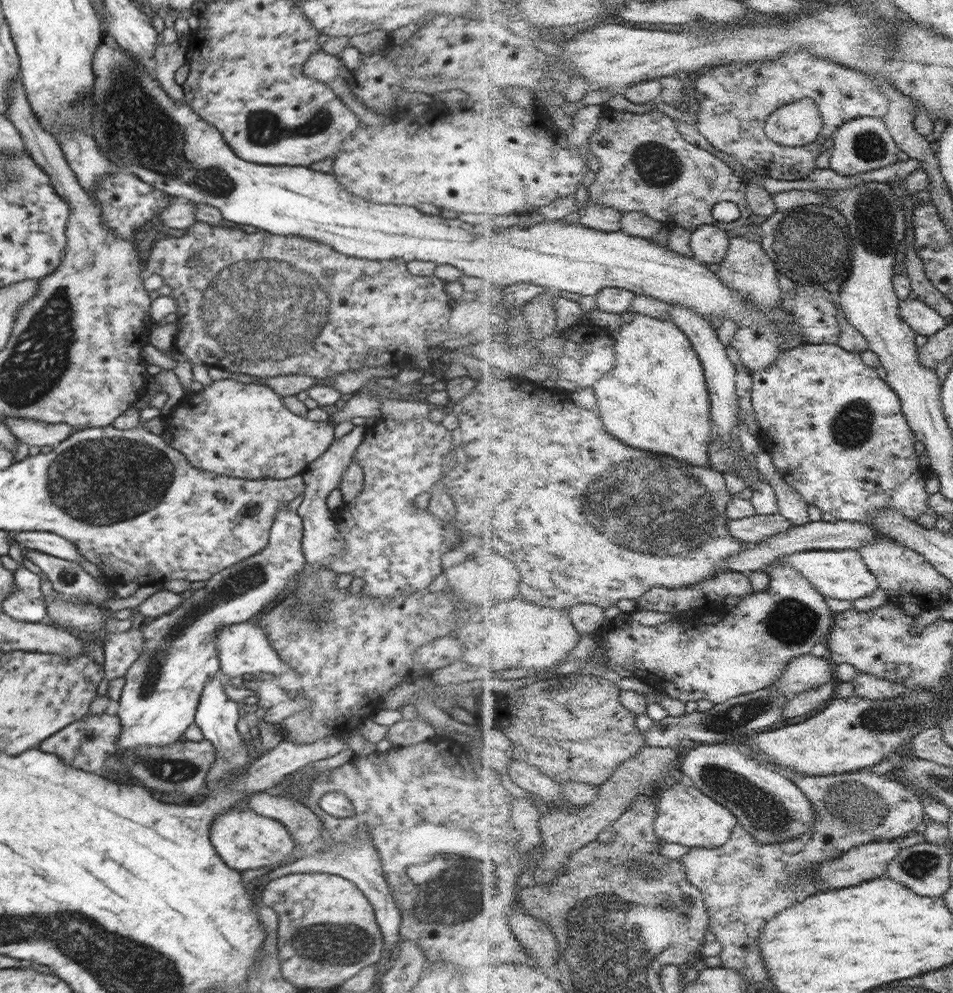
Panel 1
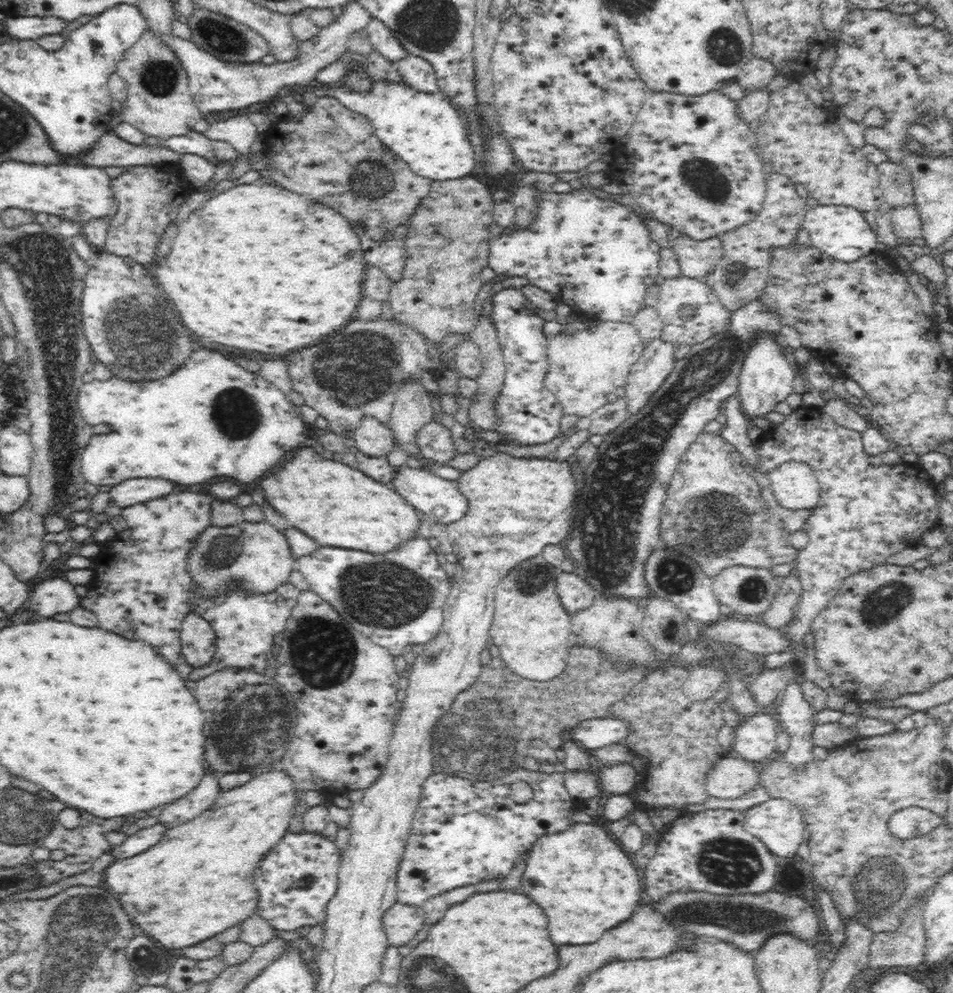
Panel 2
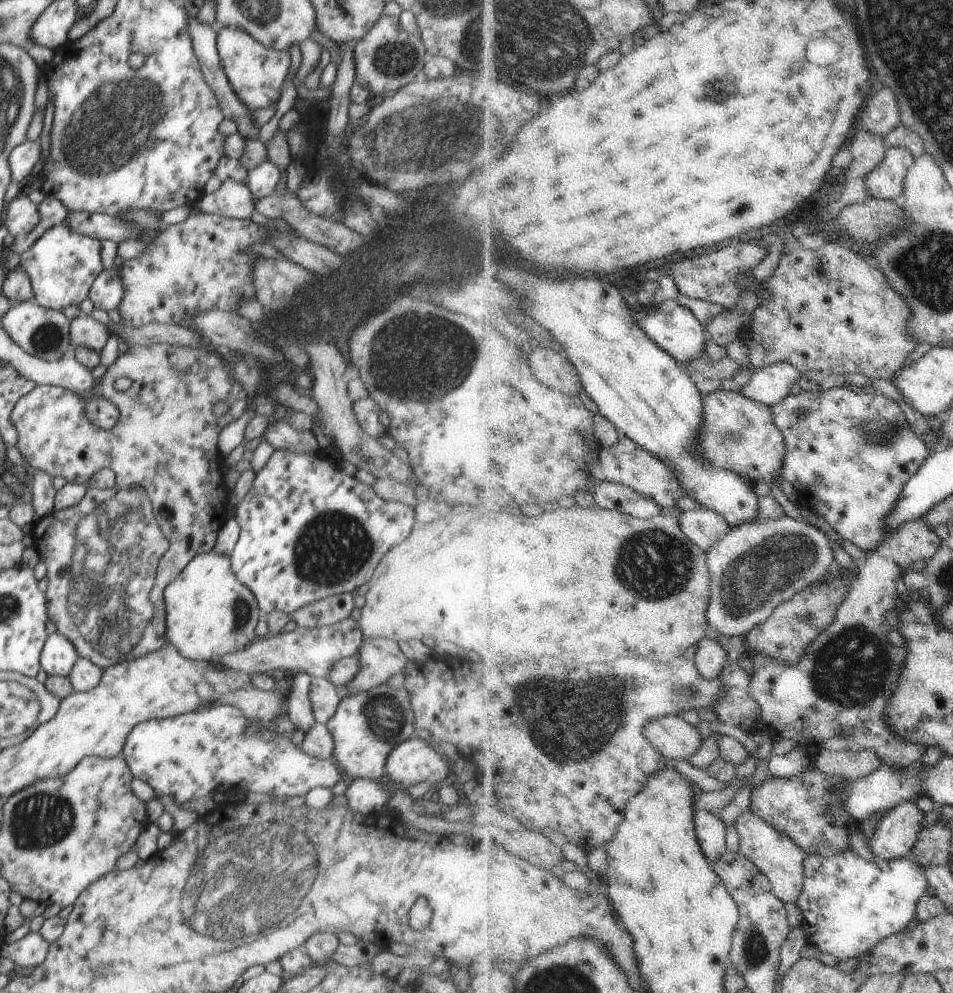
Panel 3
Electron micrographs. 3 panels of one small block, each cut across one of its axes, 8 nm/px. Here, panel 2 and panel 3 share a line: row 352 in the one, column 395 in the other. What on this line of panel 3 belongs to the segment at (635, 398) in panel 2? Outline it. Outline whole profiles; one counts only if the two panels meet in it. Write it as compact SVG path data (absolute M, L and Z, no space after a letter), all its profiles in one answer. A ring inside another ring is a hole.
M382 635L364 638L358 656L360 671L342 687L342 695L369 693L404 670L408 662L399 644Z

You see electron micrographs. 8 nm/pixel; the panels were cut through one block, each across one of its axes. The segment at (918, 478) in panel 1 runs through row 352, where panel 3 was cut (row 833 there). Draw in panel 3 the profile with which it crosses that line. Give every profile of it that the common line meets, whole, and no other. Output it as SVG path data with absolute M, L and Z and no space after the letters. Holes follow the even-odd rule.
M817 765L792 779L772 776L753 792L752 811L782 834L791 837L807 855L842 855L852 847L852 836L860 832L859 822L847 811L842 790L849 779L823 772Z

